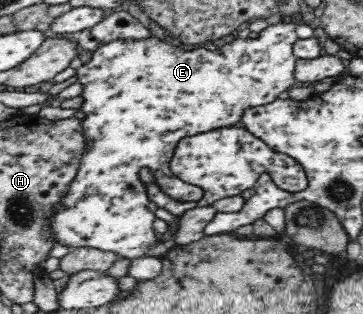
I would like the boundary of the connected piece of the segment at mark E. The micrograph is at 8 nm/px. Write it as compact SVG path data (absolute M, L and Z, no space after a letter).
M287 18L285 21L276 22L274 25L268 25L258 33L258 36L251 40L249 37L240 38L232 36L228 38L225 45L218 47L216 50L208 50L206 47L200 48L184 48L172 46L157 39L142 40L114 40L108 44L102 45L100 48L94 50L94 54L89 63L80 66L76 70L78 80L83 84L84 90L82 96L84 97L81 110L86 113L86 118L82 120L83 126L83 140L85 140L85 147L81 152L79 160L79 169L74 178L73 184L70 184L70 190L66 194L66 198L62 200L62 204L56 204L57 214L51 218L51 226L54 229L54 235L57 236L57 242L66 245L70 248L92 247L99 248L103 251L110 251L118 253L120 258L135 259L144 257L147 250L154 244L160 241L160 235L153 228L154 220L157 218L154 212L148 209L148 187L142 182L143 171L149 171L153 177L153 184L166 196L178 201L182 201L187 205L196 205L197 200L204 196L202 189L194 188L193 185L181 184L176 180L175 176L169 169L169 160L173 155L176 145L188 136L194 136L201 132L208 132L210 129L229 127L230 125L239 125L242 112L247 108L254 108L270 104L278 98L278 94L286 92L290 86L296 83L295 79L295 62L297 58L293 53L294 43L299 39L296 27L297 23Z

